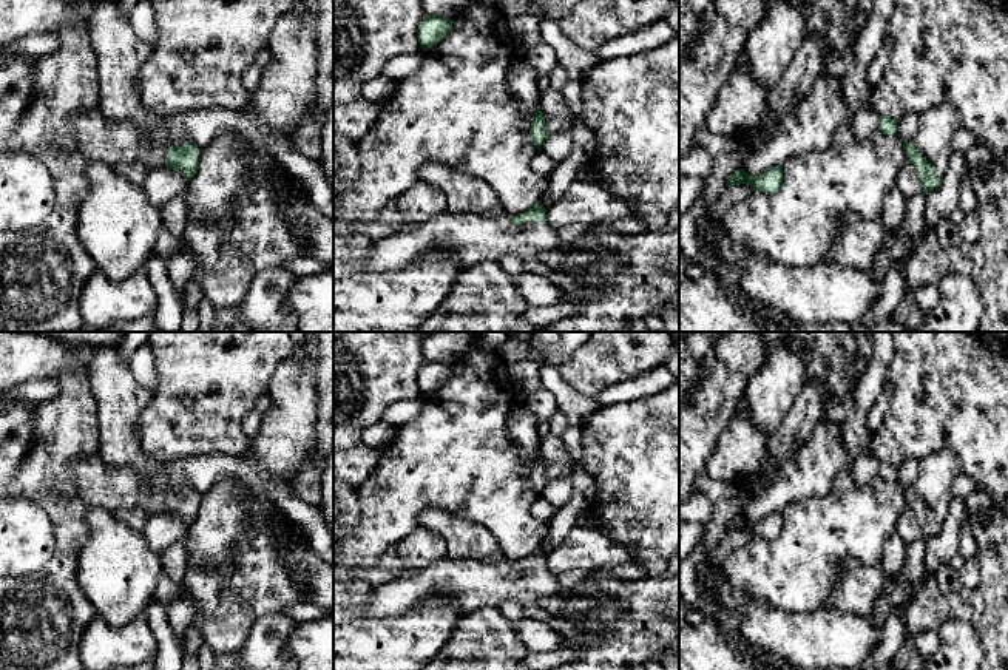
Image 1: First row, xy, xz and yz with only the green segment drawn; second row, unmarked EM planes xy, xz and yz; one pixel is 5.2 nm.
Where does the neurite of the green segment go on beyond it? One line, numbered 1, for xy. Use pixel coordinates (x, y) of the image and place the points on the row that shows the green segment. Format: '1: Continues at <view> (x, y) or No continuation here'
1: Continues at xy (118, 142)

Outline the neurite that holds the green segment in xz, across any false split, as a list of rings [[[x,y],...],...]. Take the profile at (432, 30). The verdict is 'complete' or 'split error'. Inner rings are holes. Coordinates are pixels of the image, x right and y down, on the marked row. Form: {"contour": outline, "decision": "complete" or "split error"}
{"contour": [[[428,15],[417,29],[420,48],[428,49],[440,43],[452,28],[452,19]]], "decision": "complete"}

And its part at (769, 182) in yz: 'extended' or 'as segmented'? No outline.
as segmented

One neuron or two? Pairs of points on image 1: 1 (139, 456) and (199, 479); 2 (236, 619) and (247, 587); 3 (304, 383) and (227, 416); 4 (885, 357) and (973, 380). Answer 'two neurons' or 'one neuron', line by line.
1: one neuron
2: one neuron
3: two neurons
4: two neurons

